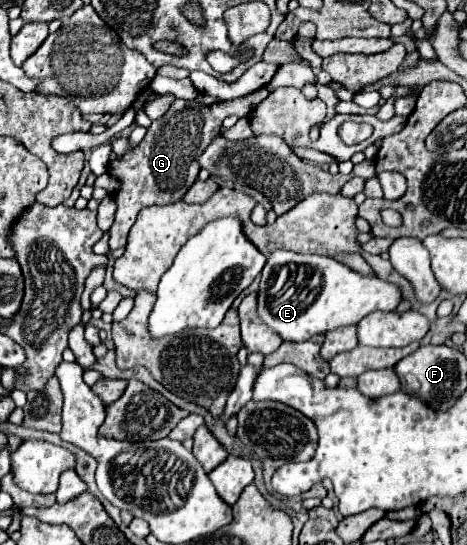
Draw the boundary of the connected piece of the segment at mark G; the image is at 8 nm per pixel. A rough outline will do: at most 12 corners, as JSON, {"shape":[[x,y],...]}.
{"shape":[[174,100],[108,166],[110,248],[138,212],[182,200],[228,102]]}

